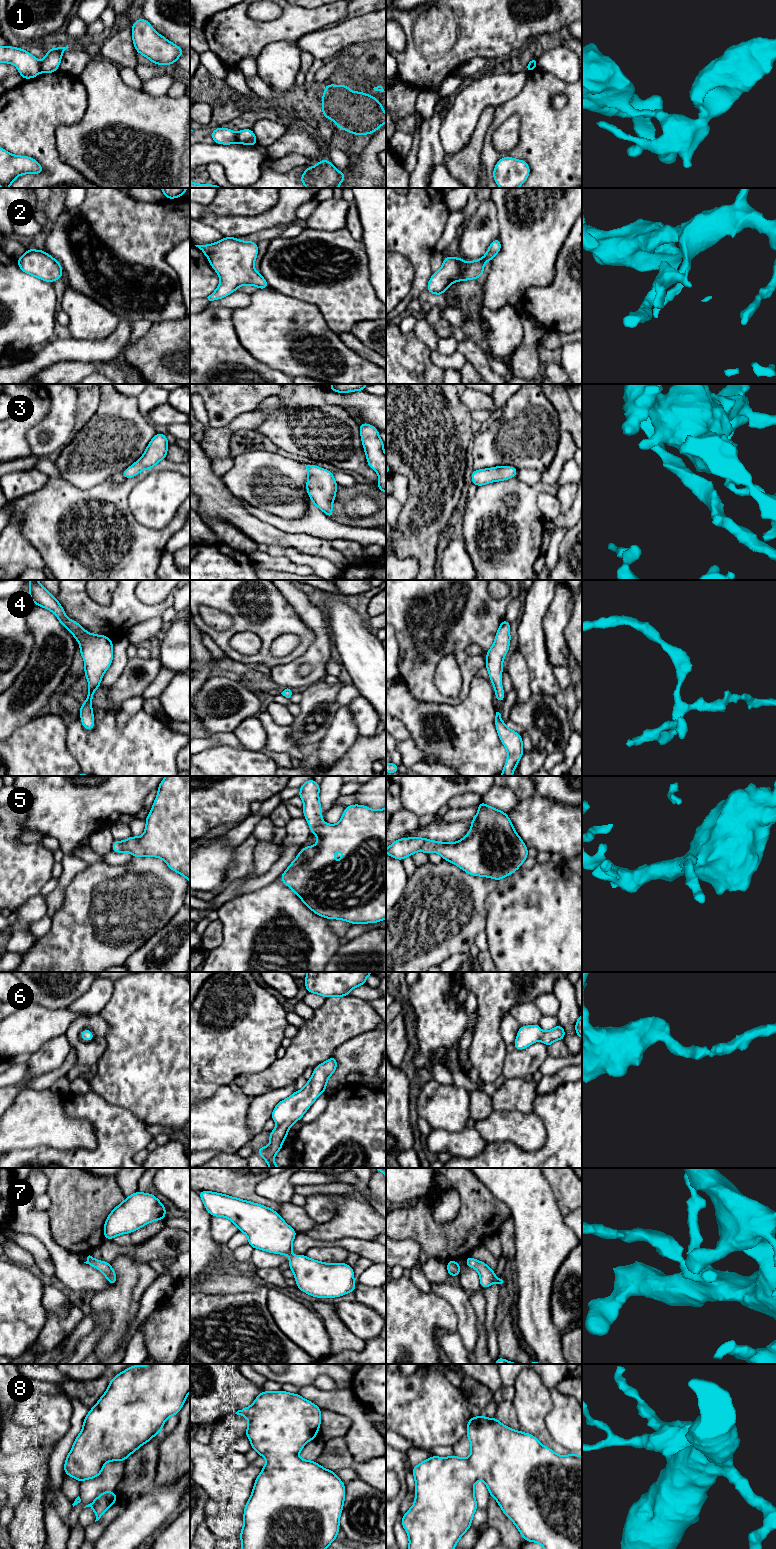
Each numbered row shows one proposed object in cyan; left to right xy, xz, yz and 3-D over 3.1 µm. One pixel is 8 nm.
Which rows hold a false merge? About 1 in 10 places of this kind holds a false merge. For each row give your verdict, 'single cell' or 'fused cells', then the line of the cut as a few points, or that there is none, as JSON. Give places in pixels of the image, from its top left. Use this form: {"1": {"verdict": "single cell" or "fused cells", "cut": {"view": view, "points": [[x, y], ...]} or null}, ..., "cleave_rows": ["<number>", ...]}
{"1": {"verdict": "fused cells", "cut": {"view": "xy", "points": [[40, 63], [42, 71]]}}, "2": {"verdict": "single cell", "cut": null}, "3": {"verdict": "single cell", "cut": null}, "4": {"verdict": "single cell", "cut": null}, "5": {"verdict": "single cell", "cut": null}, "6": {"verdict": "single cell", "cut": null}, "7": {"verdict": "single cell", "cut": null}, "8": {"verdict": "single cell", "cut": null}, "cleave_rows": ["1"]}

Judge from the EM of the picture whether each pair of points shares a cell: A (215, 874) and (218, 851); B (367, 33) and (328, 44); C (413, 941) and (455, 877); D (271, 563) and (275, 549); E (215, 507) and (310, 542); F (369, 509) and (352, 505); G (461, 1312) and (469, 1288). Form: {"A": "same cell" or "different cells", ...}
{"A": "same cell", "B": "same cell", "C": "same cell", "D": "different cells", "E": "same cell", "F": "same cell", "G": "different cells"}

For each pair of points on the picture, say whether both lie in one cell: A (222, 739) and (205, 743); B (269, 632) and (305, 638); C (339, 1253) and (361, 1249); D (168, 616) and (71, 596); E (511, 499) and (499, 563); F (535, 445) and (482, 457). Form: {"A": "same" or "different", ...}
{"A": "same", "B": "same", "C": "different", "D": "different", "E": "different", "F": "same"}

